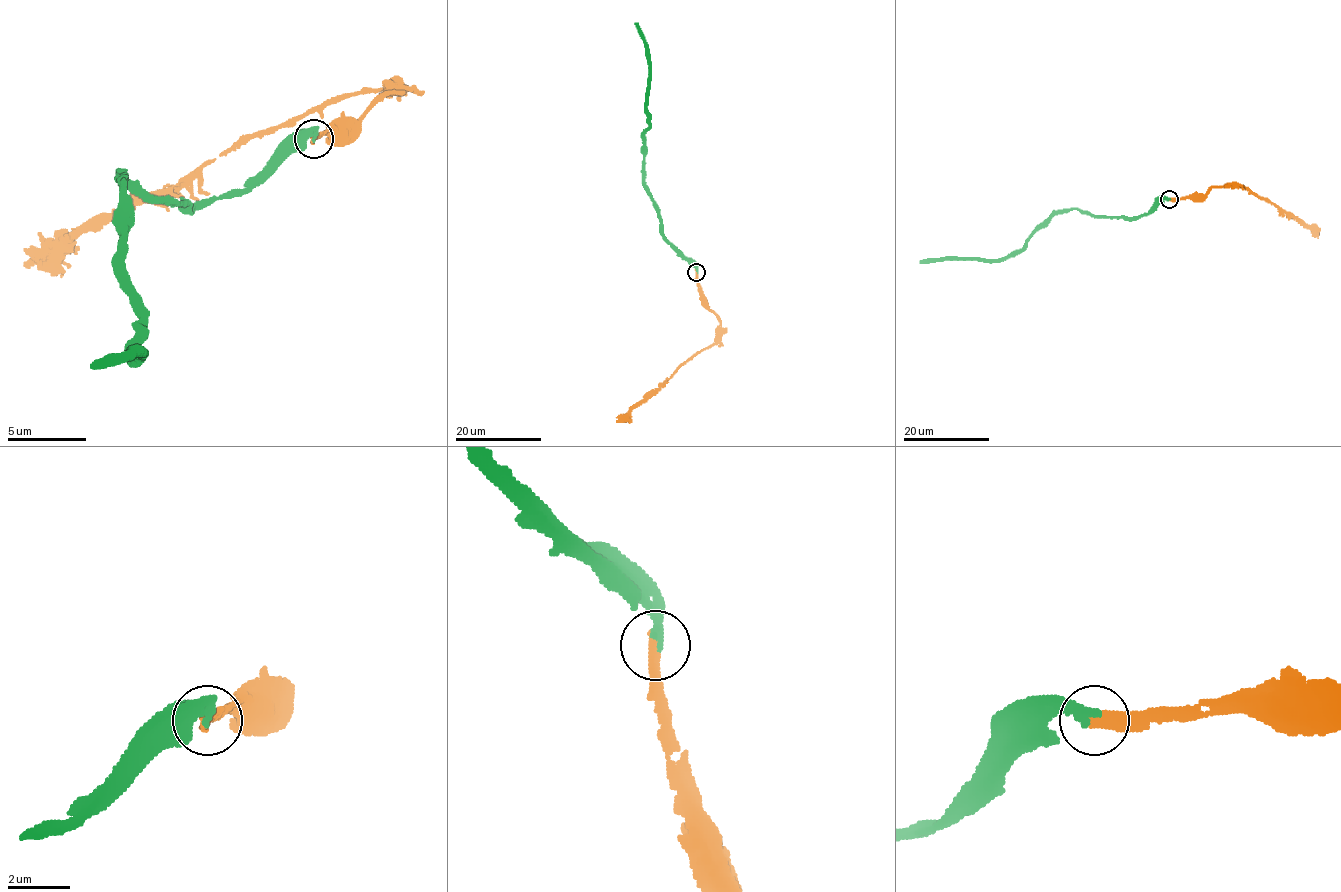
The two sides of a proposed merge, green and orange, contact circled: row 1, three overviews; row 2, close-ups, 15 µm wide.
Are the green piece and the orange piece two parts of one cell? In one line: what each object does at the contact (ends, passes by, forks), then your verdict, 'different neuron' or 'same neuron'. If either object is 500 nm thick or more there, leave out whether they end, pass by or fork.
green ends | orange ends | same neuron

